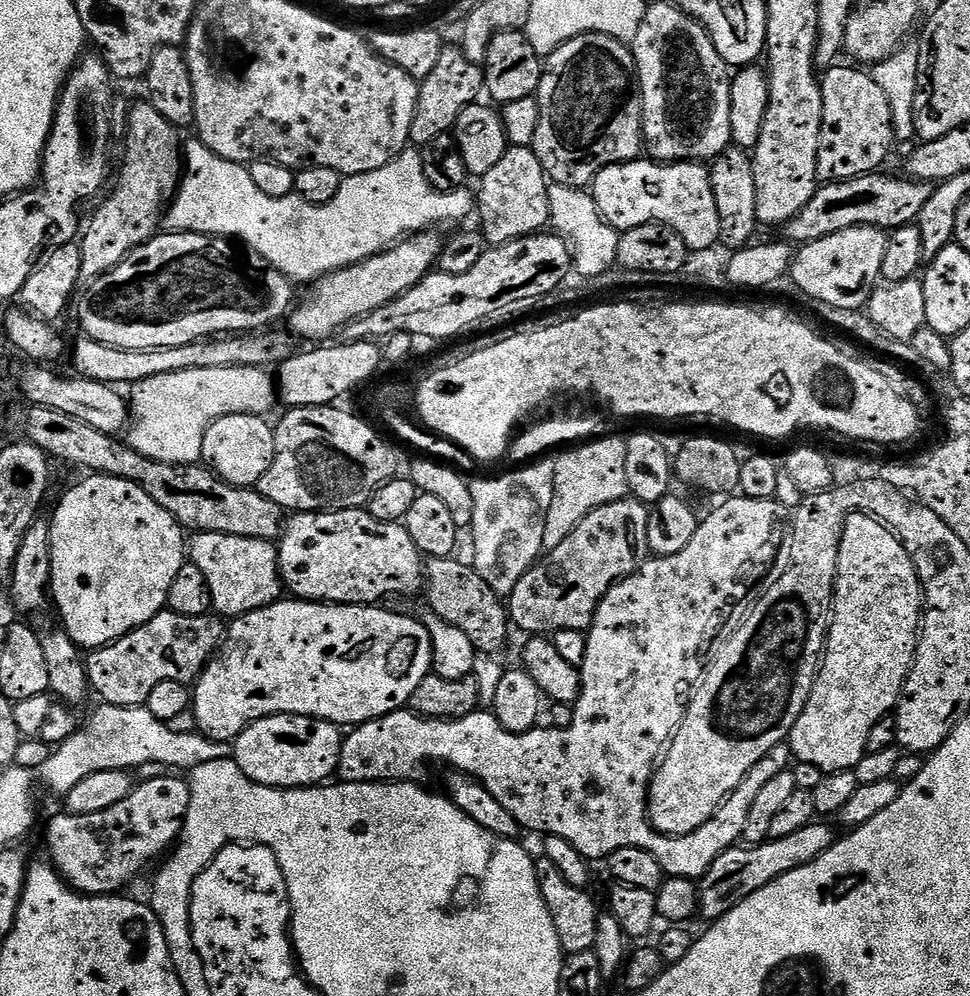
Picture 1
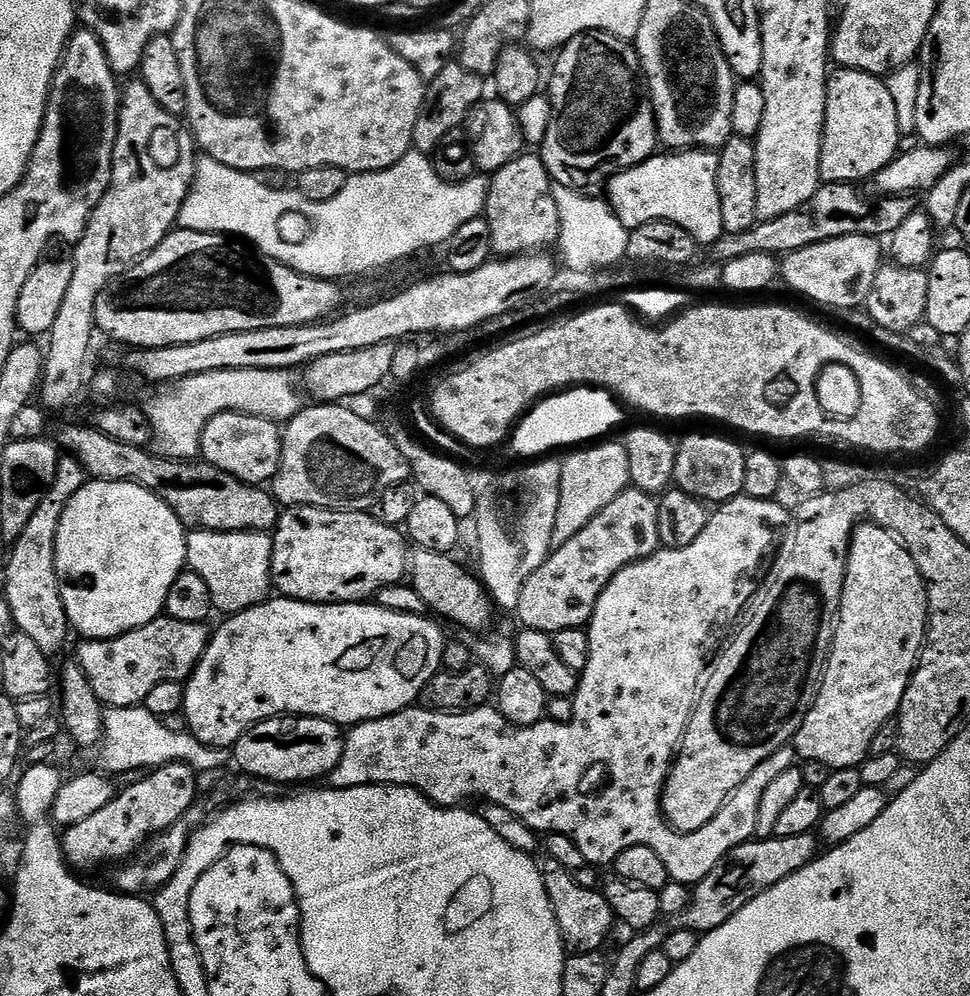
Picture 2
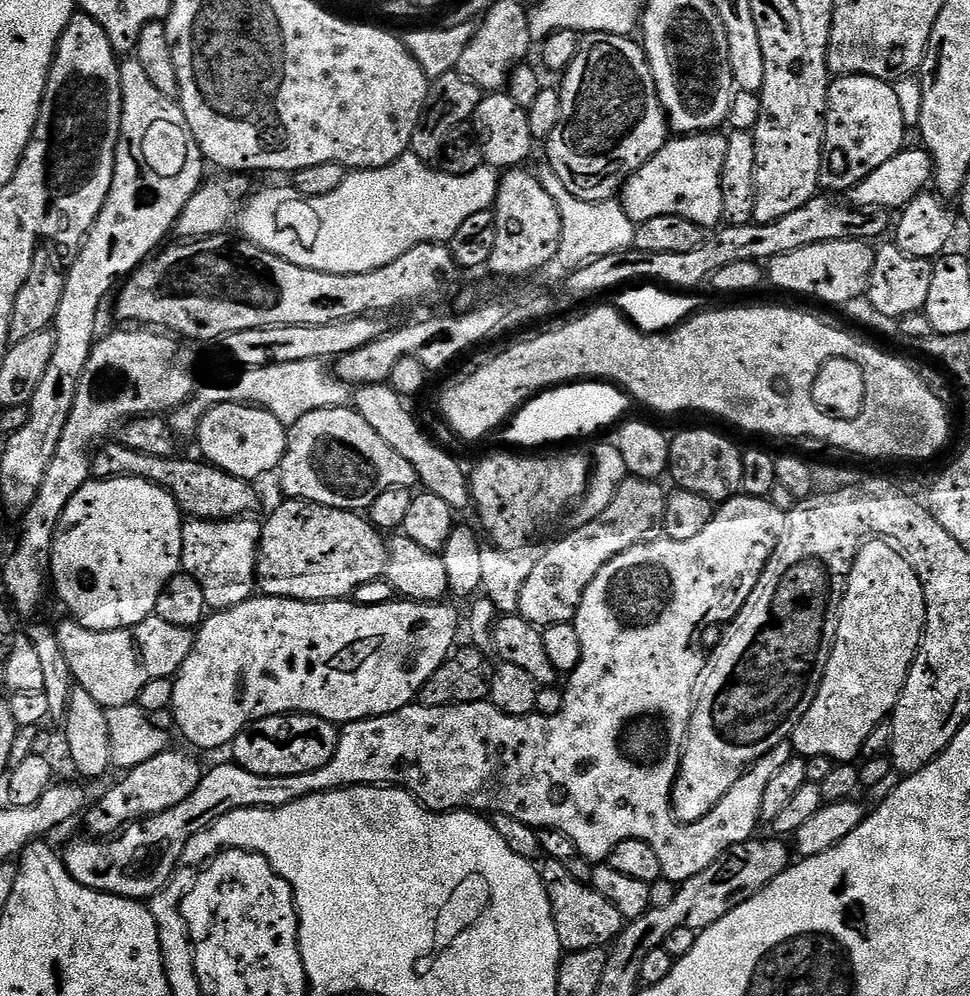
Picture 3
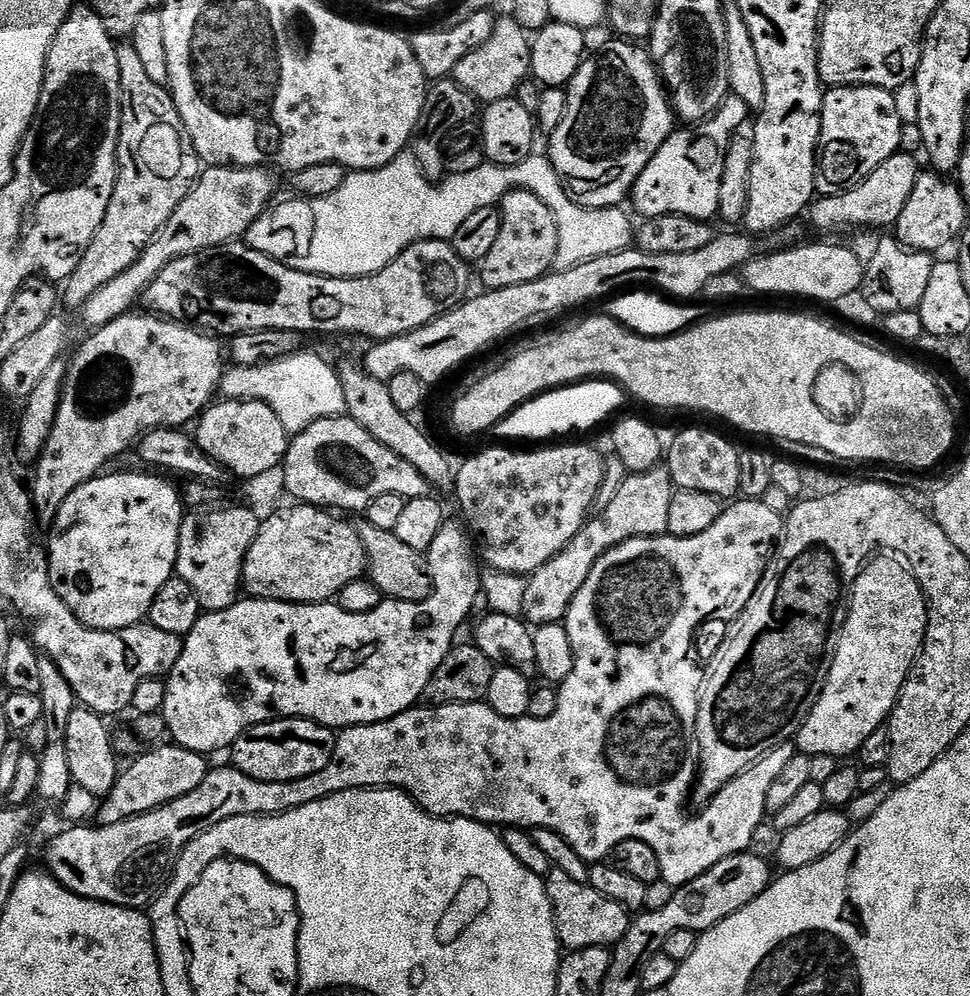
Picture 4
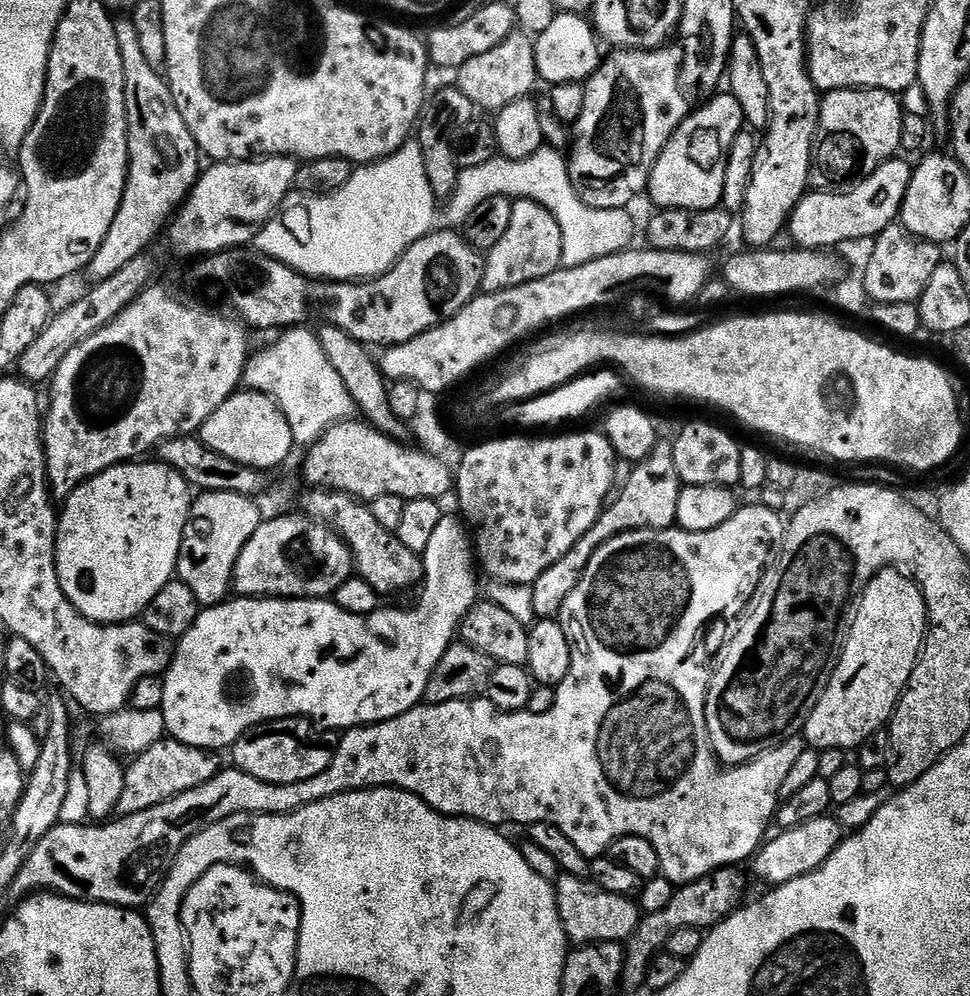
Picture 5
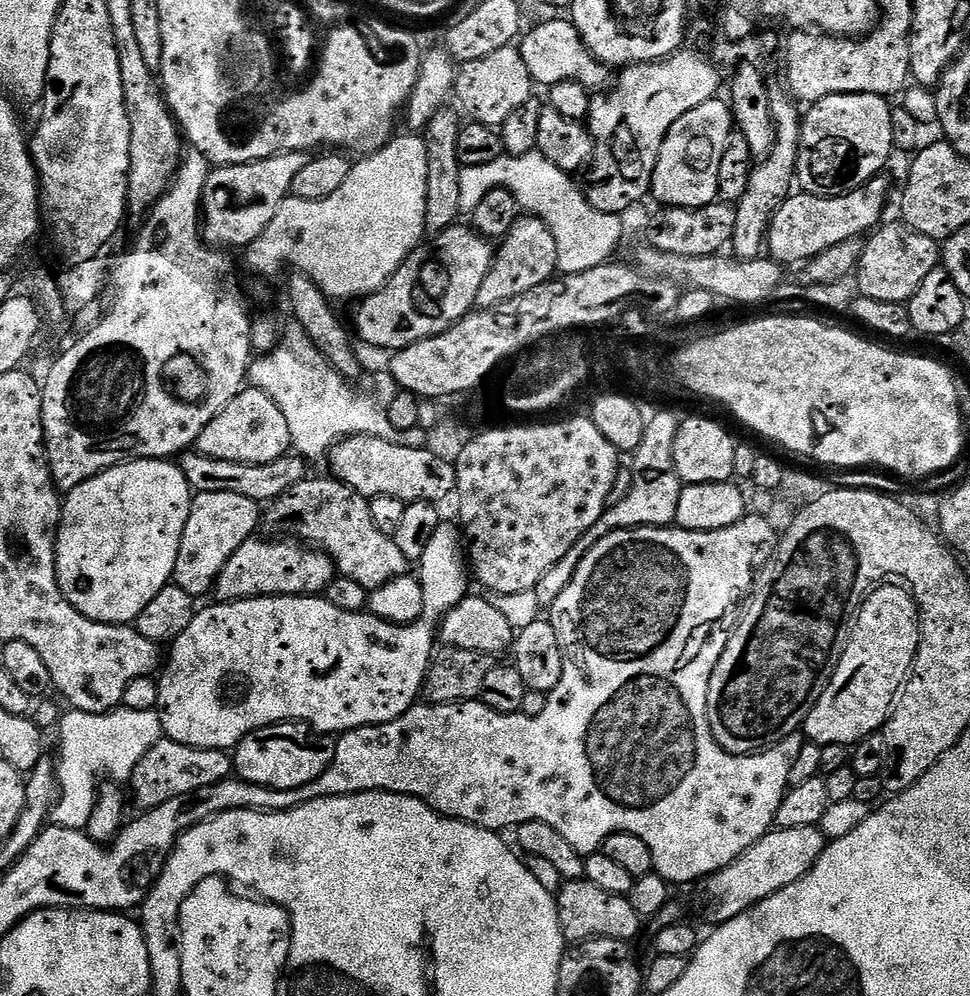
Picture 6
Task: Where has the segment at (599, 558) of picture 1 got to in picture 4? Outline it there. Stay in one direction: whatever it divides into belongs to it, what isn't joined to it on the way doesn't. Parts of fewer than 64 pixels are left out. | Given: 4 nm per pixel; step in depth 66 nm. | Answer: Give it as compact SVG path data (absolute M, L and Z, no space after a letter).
M664 466L648 472L634 472L622 480L618 494L614 494L608 504L584 523L571 542L554 558L550 558L550 562L527 577L523 619L532 626L561 623L568 615L570 602L578 598L578 590L582 590L586 578L590 578L594 562L598 562L606 550L614 550L614 546L622 546L622 542L630 542L630 538L665 535L670 526L670 498L673 491L672 479Z

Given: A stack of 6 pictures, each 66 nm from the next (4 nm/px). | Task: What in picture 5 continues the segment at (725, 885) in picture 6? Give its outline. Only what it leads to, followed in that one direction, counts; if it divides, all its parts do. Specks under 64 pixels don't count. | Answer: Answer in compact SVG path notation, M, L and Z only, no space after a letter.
M832 814L810 818L810 822L802 822L802 826L786 828L775 834L776 837L773 835L765 839L750 864L753 874L758 879L765 880L768 886L794 882L794 878L802 878L818 870L818 866L822 866L822 862L826 862L826 858L834 854L834 850L846 836L845 829L841 828Z

